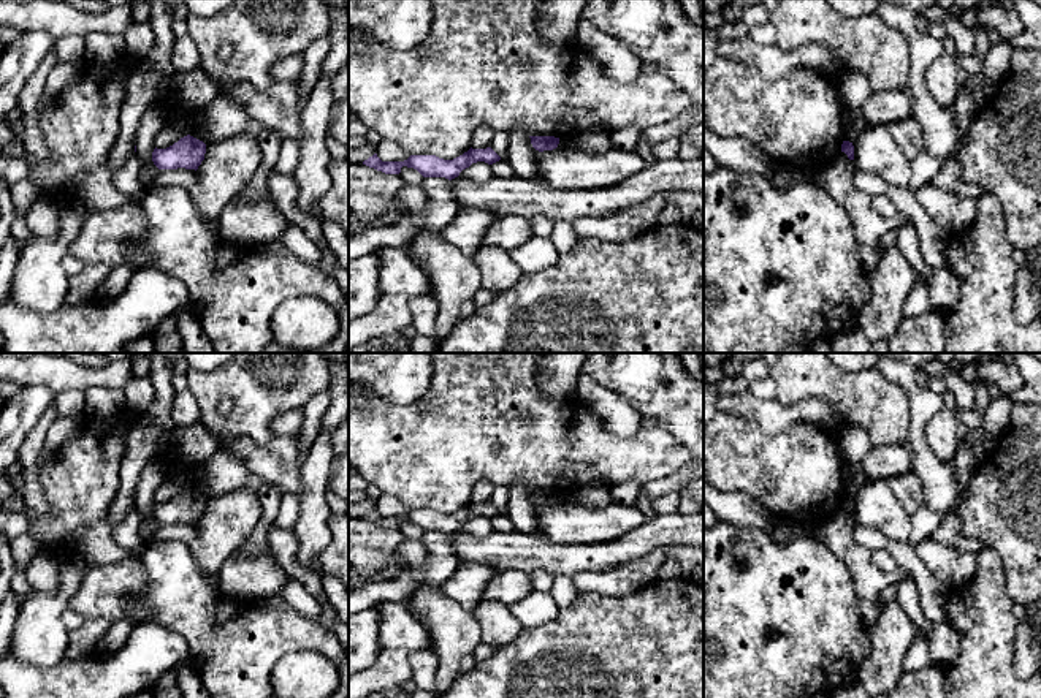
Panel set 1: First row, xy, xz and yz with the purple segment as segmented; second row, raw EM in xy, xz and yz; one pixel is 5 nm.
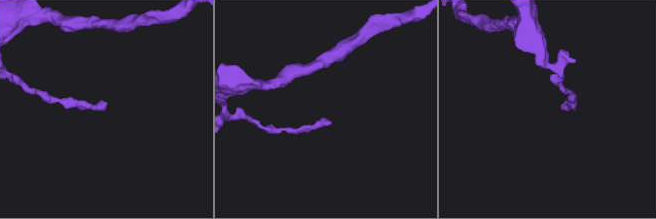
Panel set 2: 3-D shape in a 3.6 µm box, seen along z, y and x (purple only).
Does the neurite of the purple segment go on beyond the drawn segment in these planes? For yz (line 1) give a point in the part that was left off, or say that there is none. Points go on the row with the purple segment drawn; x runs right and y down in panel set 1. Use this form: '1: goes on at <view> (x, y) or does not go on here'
1: does not go on here

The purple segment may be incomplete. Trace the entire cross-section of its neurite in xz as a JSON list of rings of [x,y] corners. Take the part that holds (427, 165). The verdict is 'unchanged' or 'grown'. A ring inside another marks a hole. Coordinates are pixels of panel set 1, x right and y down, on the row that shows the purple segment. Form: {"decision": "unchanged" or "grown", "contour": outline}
{"decision": "unchanged", "contour": [[[469,149],[453,160],[444,160],[436,155],[410,155],[404,161],[382,161],[377,154],[363,161],[363,165],[382,171],[385,174],[399,174],[402,166],[417,169],[423,177],[445,177],[448,180],[459,176],[472,163],[485,161],[493,165],[501,157],[491,149]]]}

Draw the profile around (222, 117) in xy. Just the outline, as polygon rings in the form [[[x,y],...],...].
[[[217,95],[200,112],[192,114],[189,127],[189,135],[206,146],[239,133],[255,133],[258,128],[242,104],[223,95]]]

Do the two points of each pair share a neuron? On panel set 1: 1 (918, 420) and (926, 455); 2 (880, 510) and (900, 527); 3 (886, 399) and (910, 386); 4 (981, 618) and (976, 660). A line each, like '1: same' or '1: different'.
1: same
2: same
3: different
4: same

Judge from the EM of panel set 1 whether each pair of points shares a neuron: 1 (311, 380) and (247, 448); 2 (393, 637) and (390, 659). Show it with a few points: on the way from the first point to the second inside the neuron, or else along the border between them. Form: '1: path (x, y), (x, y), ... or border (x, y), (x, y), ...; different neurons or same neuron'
1: border (236, 436), (246, 436), (259, 443), (274, 437); different neurons
2: border (382, 646), (409, 651); different neurons

